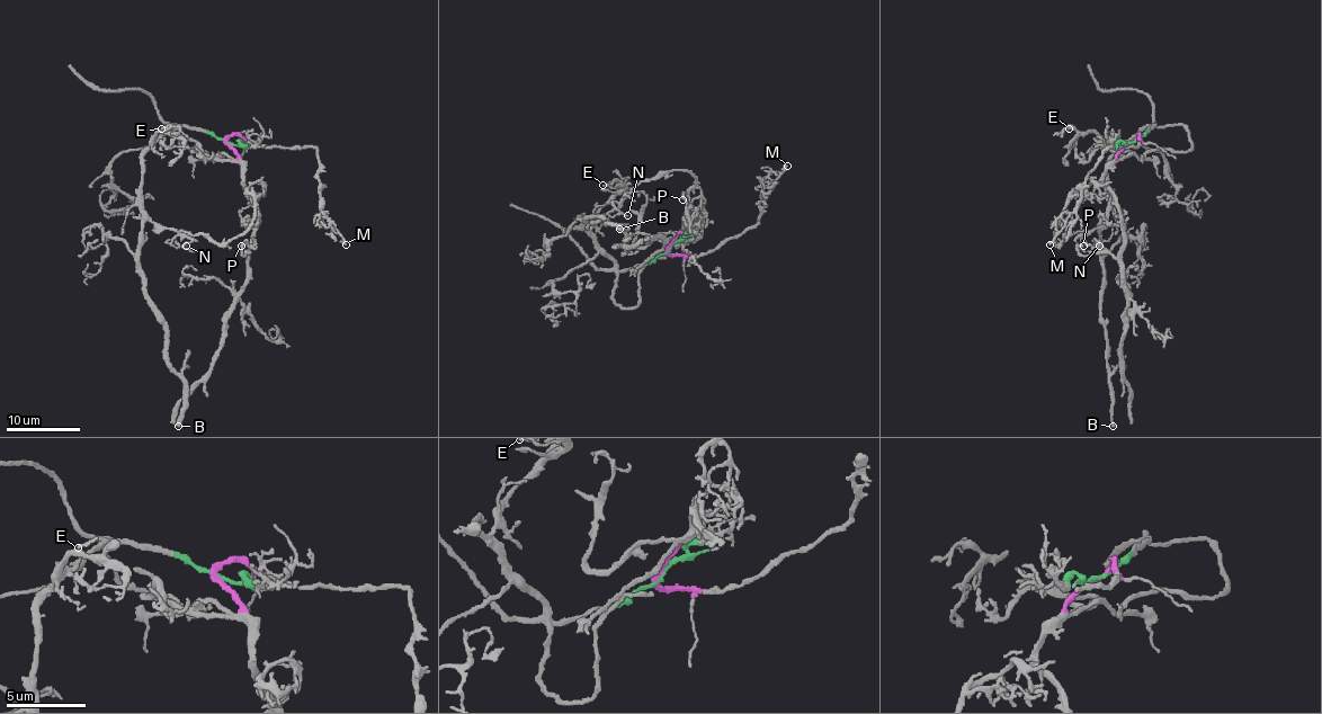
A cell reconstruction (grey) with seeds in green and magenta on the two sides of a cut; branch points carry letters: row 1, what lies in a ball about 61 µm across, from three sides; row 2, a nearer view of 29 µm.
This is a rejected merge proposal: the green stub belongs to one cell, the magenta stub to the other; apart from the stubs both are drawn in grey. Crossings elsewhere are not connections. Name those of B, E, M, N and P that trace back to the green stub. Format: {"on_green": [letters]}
{"on_green": ["B", "E", "N"]}

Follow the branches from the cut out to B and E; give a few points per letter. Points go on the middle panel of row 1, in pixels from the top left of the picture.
B: (669, 249), (649, 262), (618, 269), (583, 228), (580, 216), (583, 220), (600, 216), (624, 228), (618, 229)
E: (669, 249), (649, 262), (618, 269), (595, 237), (595, 214), (617, 190), (615, 183), (603, 185)

